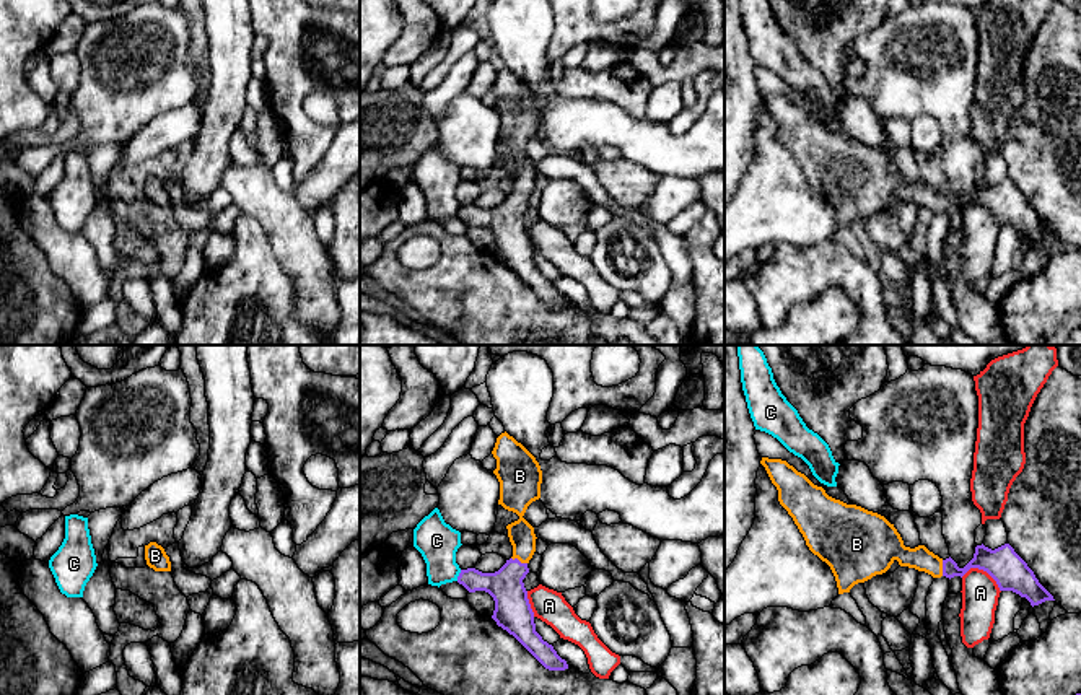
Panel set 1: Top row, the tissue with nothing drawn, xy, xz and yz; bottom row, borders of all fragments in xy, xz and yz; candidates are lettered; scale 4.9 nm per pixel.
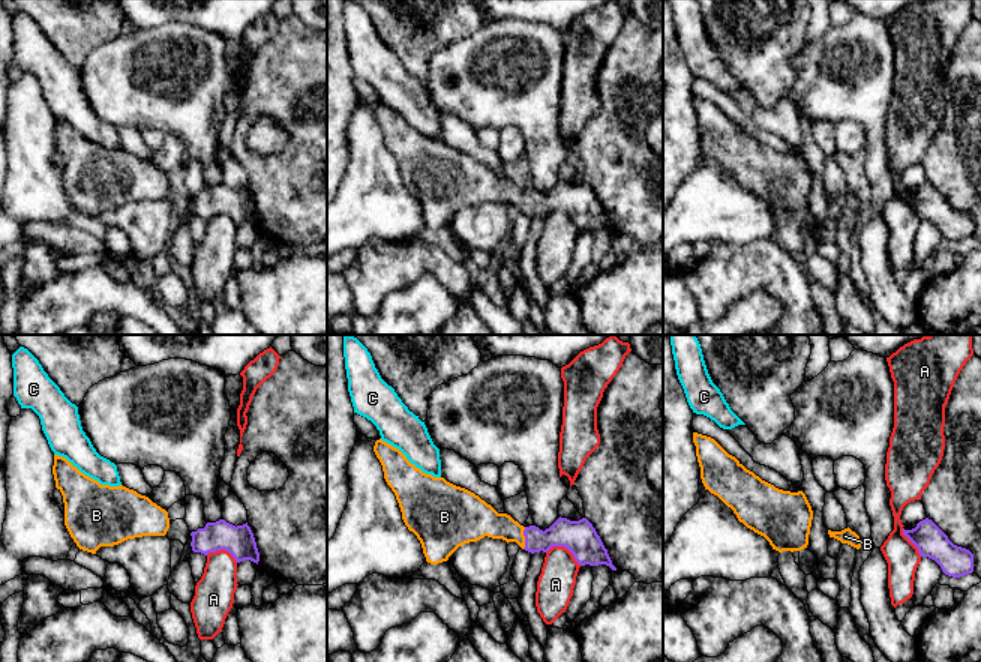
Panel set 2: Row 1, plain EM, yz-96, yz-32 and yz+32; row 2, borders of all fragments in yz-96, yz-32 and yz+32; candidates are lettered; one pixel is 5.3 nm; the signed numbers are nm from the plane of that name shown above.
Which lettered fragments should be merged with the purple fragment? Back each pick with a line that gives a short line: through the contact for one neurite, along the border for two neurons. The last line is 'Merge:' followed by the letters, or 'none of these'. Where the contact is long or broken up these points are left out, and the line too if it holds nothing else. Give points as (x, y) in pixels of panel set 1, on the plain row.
B: xz (513, 246), (513, 207), (518, 196), (521, 170)
Merge: B

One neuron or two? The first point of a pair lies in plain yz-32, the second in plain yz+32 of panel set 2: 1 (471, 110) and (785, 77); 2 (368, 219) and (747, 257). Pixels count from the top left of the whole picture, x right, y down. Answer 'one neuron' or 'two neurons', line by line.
1: two neurons
2: two neurons

